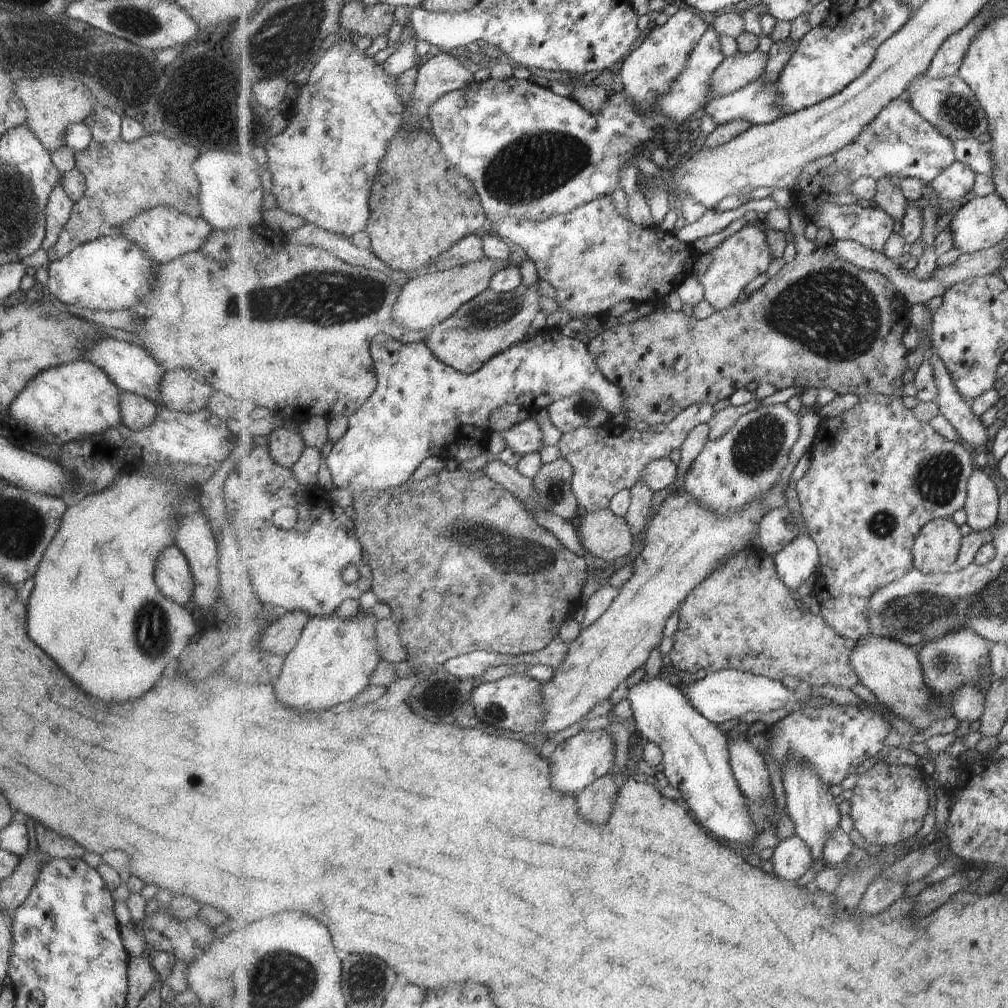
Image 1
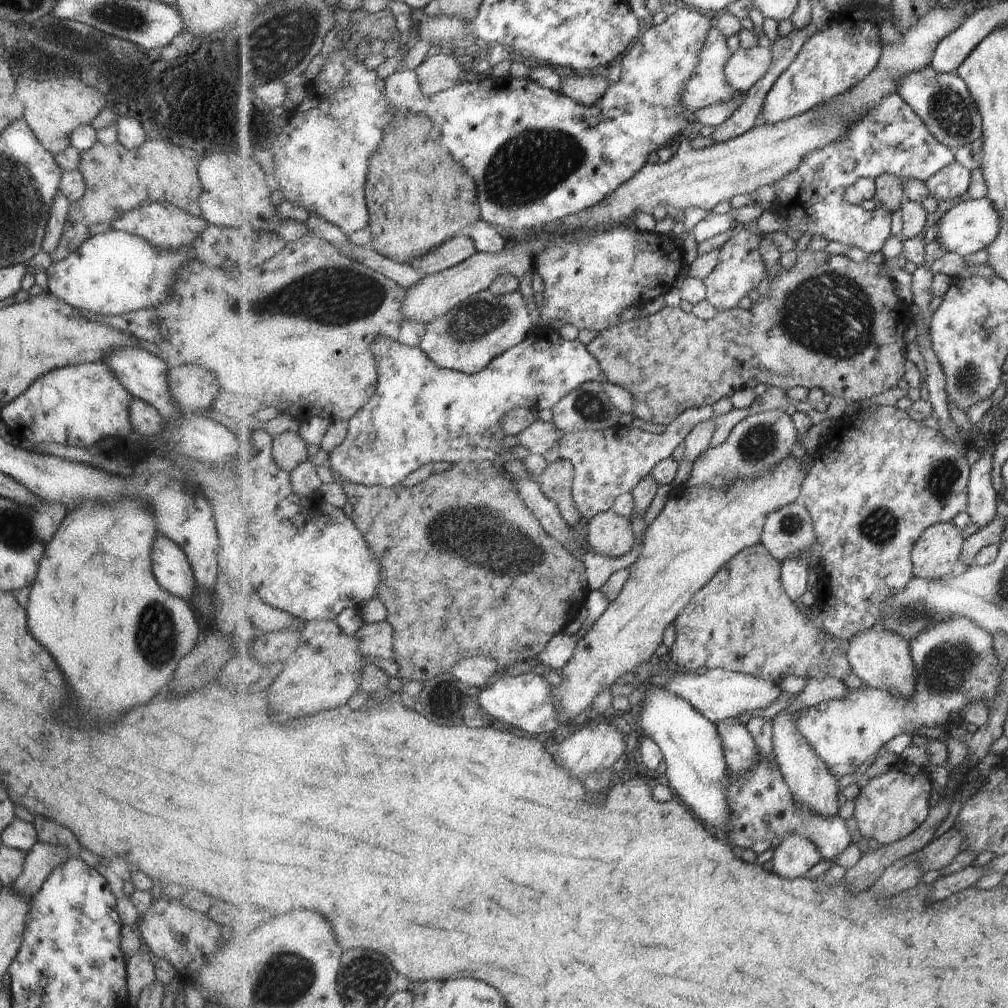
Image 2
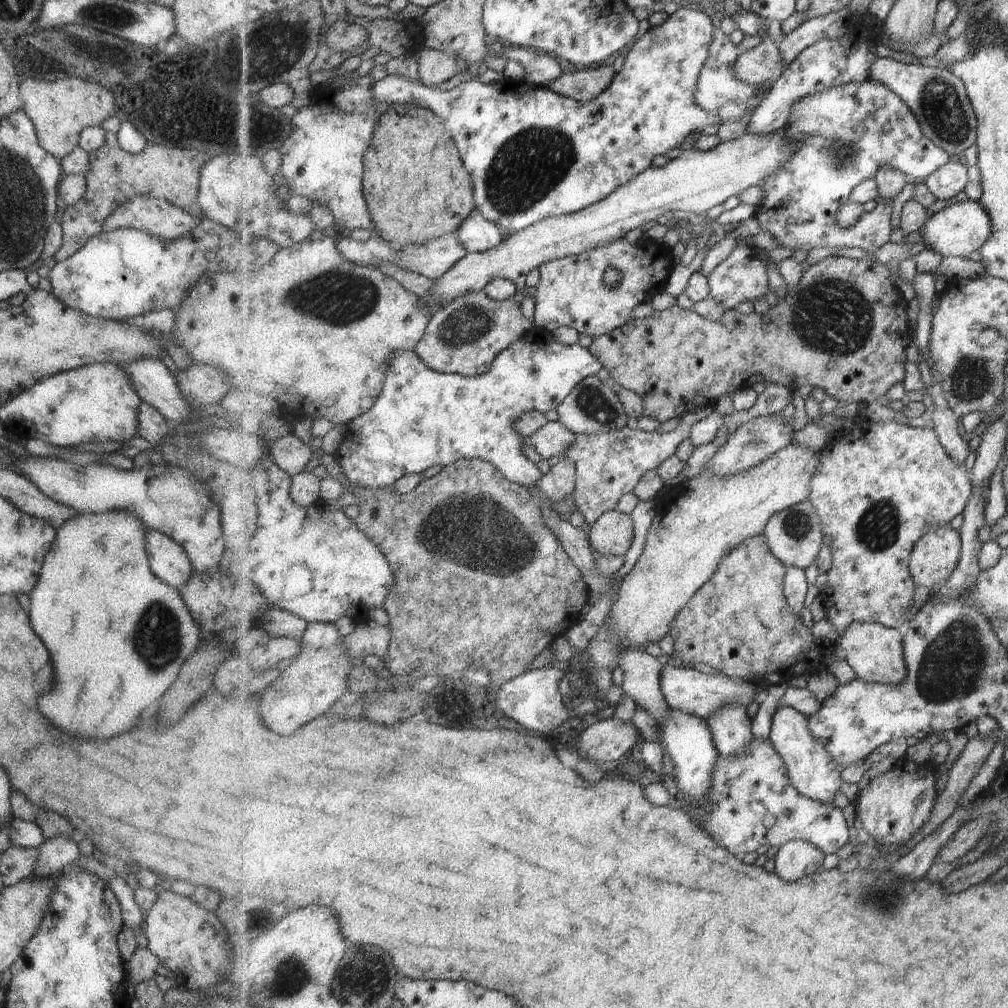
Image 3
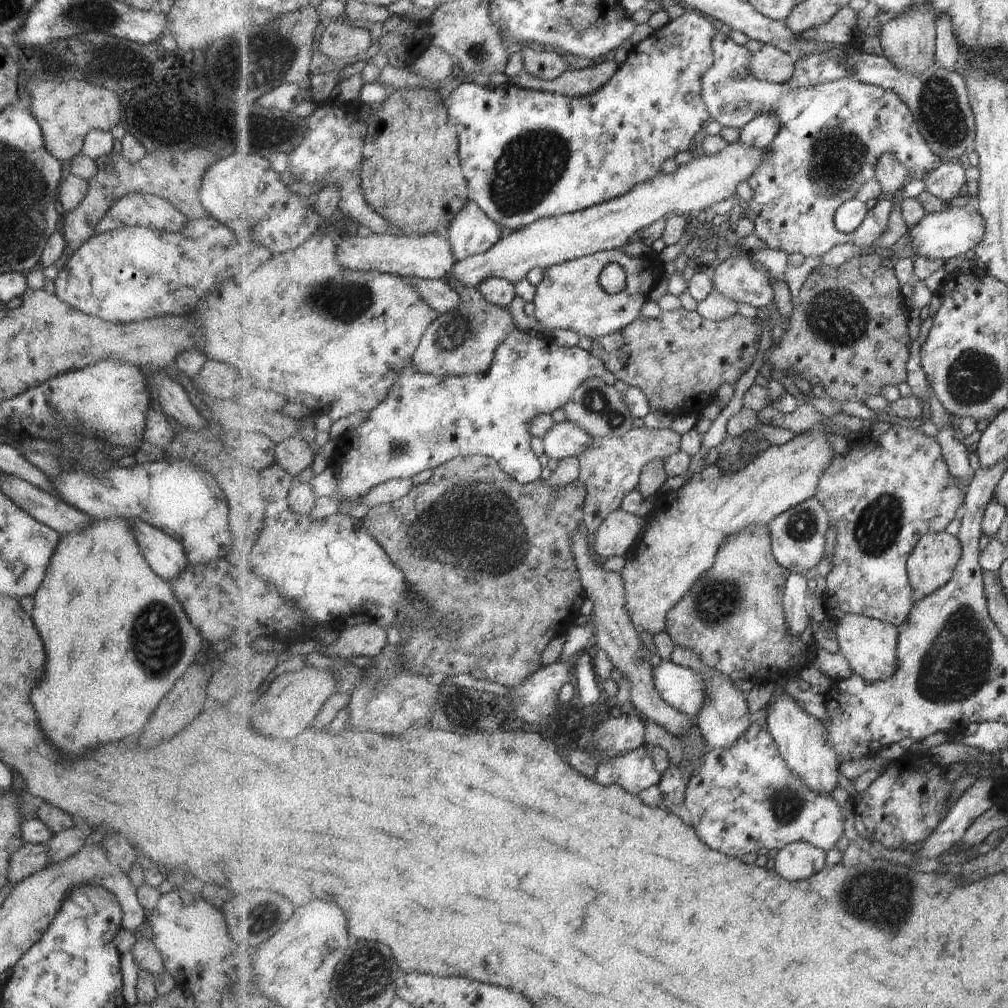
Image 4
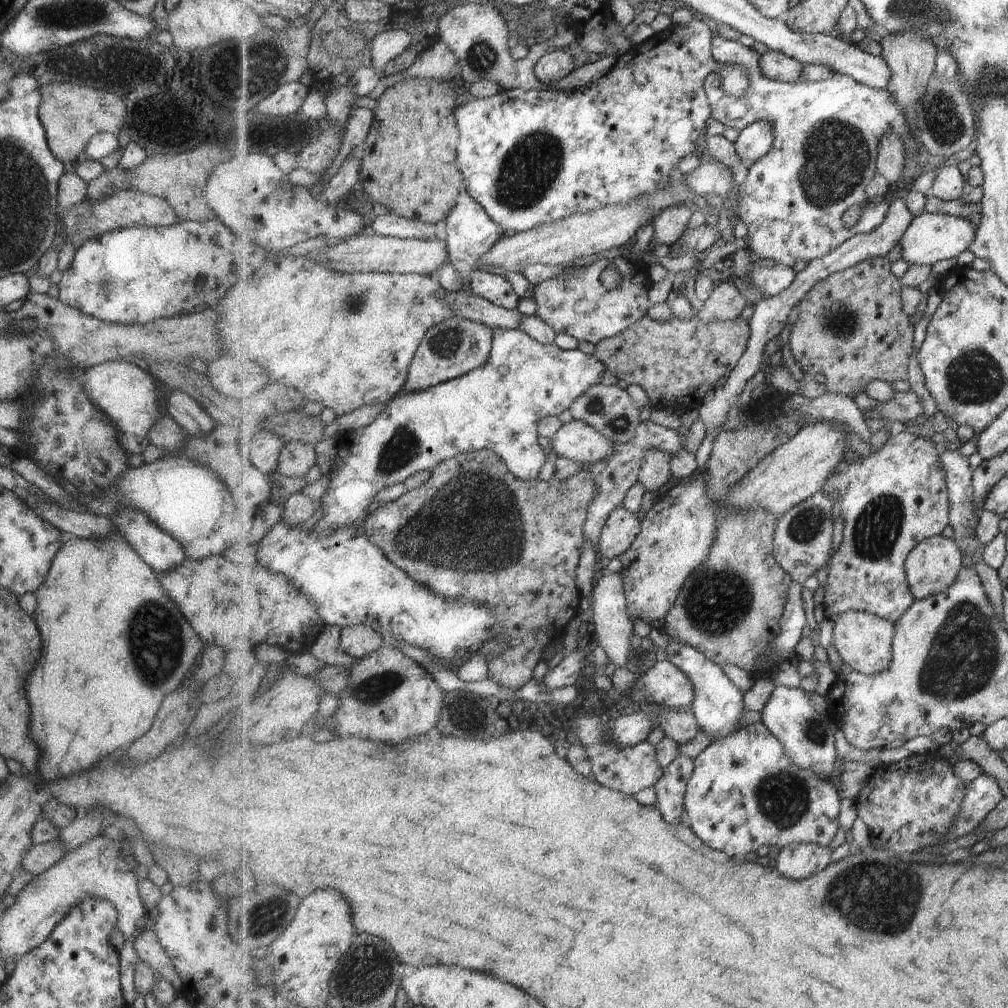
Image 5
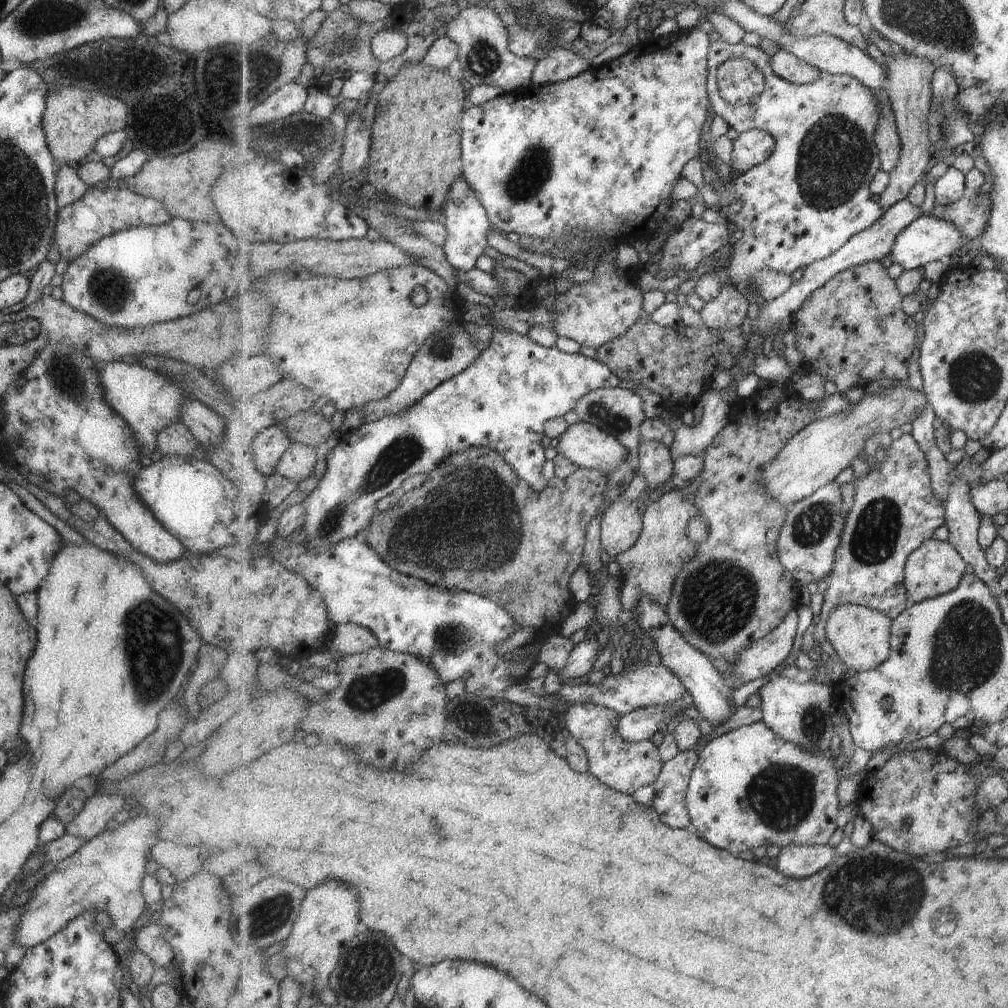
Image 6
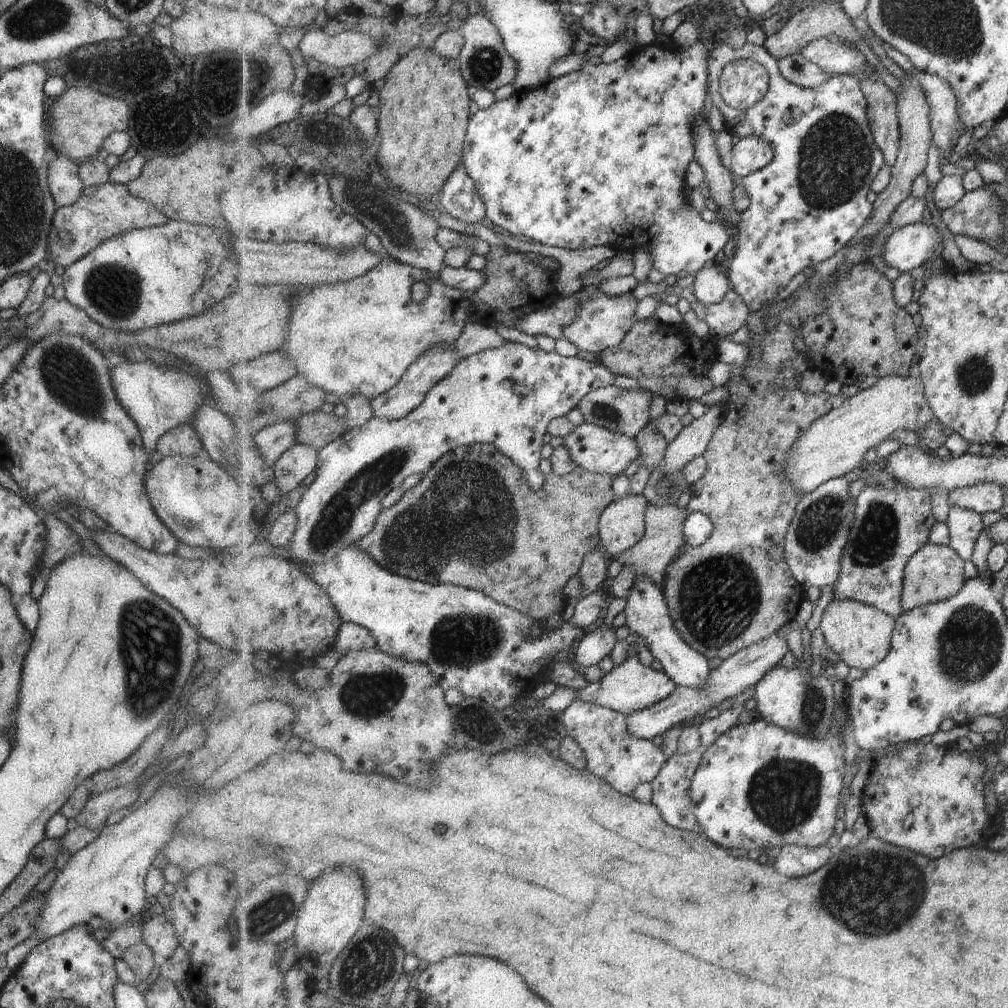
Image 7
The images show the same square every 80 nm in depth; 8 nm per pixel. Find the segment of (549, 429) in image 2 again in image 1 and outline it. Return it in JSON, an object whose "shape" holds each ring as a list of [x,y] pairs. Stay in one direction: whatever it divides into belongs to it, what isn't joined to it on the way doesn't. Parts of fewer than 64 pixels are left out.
{"shape":[[[533,418],[521,421],[517,426],[501,433],[506,446],[517,454],[538,453],[545,448],[541,426]]]}

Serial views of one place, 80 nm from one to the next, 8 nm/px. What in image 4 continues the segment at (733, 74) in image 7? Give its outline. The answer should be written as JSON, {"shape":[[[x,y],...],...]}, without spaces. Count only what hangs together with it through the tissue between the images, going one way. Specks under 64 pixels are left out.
{"shape":[[[693,10],[686,11],[685,14],[675,20],[671,20],[667,25],[657,29],[645,40],[634,45],[626,56],[626,60],[613,75],[613,78],[605,86],[593,94],[580,97],[566,97],[557,93],[538,91],[535,89],[522,89],[509,82],[498,87],[492,85],[488,88],[474,84],[470,79],[459,85],[444,100],[448,110],[448,117],[451,124],[459,132],[460,161],[461,168],[469,183],[469,200],[475,201],[487,216],[511,230],[518,231],[527,228],[534,222],[542,218],[558,217],[567,213],[587,210],[595,205],[622,197],[638,184],[653,180],[661,174],[661,166],[665,160],[673,158],[675,160],[678,153],[689,150],[691,140],[701,132],[707,123],[713,118],[709,112],[708,105],[702,96],[702,78],[706,72],[714,65],[713,41],[716,36],[716,28],[710,21],[711,18],[705,14]]]}

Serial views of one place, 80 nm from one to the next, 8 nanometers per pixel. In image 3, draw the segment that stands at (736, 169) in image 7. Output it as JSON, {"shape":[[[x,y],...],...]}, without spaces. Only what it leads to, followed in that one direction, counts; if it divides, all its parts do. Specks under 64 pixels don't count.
{"shape":[[[853,15],[850,31],[842,39],[823,39],[807,47],[789,66],[785,74],[774,82],[768,98],[750,118],[748,132],[752,135],[772,135],[787,128],[790,110],[806,96],[840,84],[858,83],[869,79],[870,68],[878,57],[871,52],[878,36],[869,28],[865,16]]]}

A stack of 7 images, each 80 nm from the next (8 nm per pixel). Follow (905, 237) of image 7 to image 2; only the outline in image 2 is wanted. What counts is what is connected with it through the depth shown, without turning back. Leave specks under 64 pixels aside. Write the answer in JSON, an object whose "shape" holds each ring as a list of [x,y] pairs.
{"shape":[[[987,198],[968,199],[956,202],[939,220],[936,221],[936,238],[942,247],[949,253],[957,253],[961,256],[975,254],[994,242],[1003,228],[1003,217],[999,210]]]}

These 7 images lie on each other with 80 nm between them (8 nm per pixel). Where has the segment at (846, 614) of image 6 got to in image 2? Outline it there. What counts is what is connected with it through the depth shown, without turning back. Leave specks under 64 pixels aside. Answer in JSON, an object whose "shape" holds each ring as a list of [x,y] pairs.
{"shape":[[[871,627],[855,635],[849,642],[849,662],[853,673],[865,686],[912,699],[916,691],[916,666],[912,661],[911,646],[905,637],[885,627]]]}

